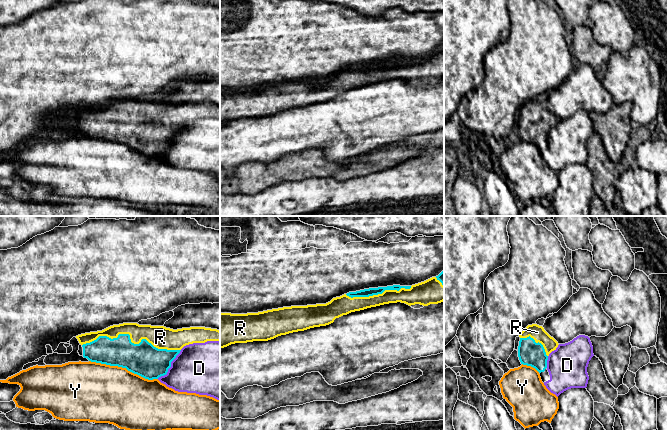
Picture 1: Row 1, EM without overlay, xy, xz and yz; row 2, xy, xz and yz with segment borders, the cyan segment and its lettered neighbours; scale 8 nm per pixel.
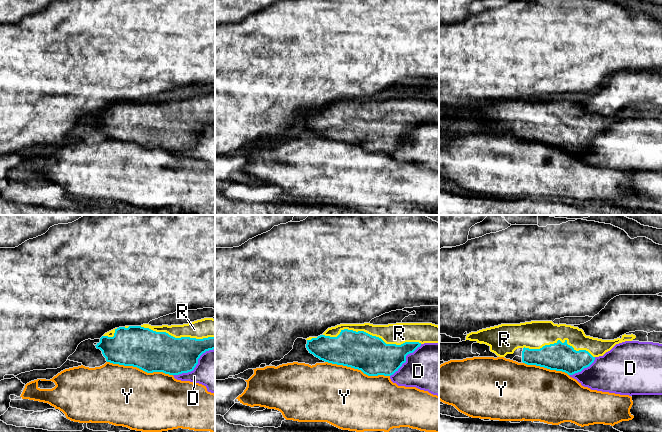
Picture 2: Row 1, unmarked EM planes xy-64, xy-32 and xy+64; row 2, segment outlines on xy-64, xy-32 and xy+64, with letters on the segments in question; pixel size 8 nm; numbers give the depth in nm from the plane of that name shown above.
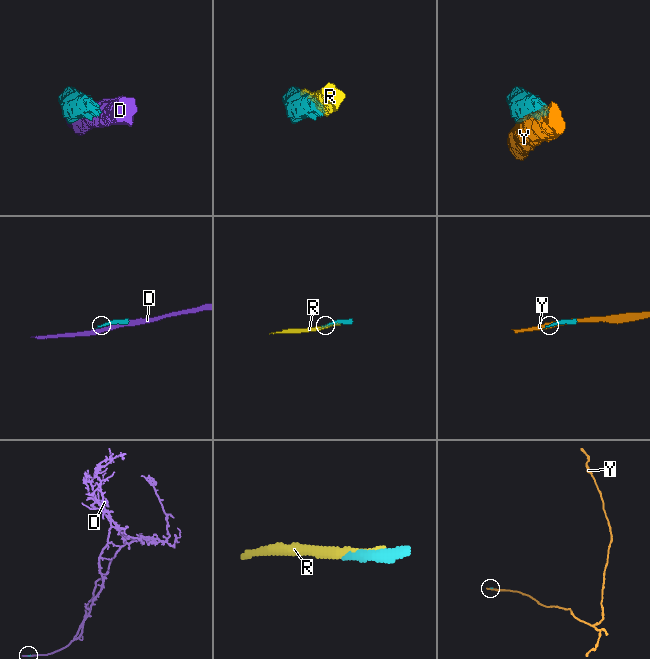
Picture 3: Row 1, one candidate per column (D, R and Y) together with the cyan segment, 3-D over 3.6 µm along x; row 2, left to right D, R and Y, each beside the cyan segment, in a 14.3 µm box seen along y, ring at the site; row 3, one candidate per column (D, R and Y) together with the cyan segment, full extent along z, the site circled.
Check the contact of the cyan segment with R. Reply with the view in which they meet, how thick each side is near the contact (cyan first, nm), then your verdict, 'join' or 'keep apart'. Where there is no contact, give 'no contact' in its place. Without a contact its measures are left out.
contact in xy; calibres 260 and 180 nm; join

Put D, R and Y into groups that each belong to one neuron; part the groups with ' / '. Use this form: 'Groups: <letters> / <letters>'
Groups: D / R / Y

